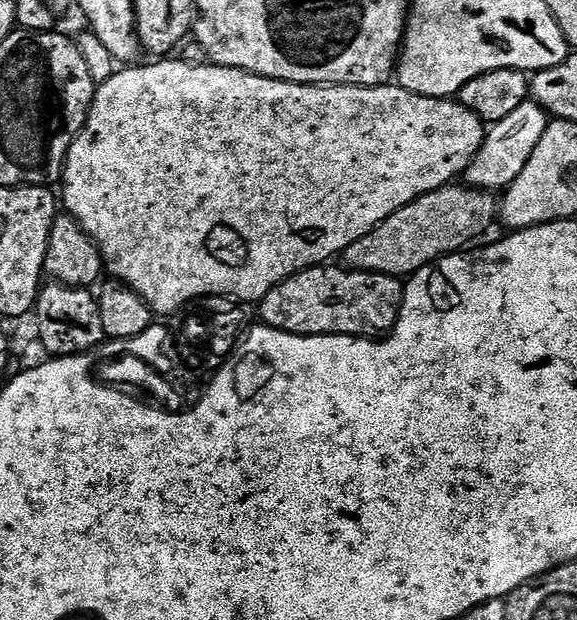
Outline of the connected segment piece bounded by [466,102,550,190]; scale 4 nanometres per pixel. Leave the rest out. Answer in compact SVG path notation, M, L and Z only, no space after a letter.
M525 102L518 106L518 110L506 114L506 118L491 125L484 133L482 146L468 164L467 187L481 190L507 189L508 185L514 182L514 178L518 178L518 174L522 172L522 166L526 166L530 154L534 154L534 146L538 146L549 123L548 113L539 104Z

